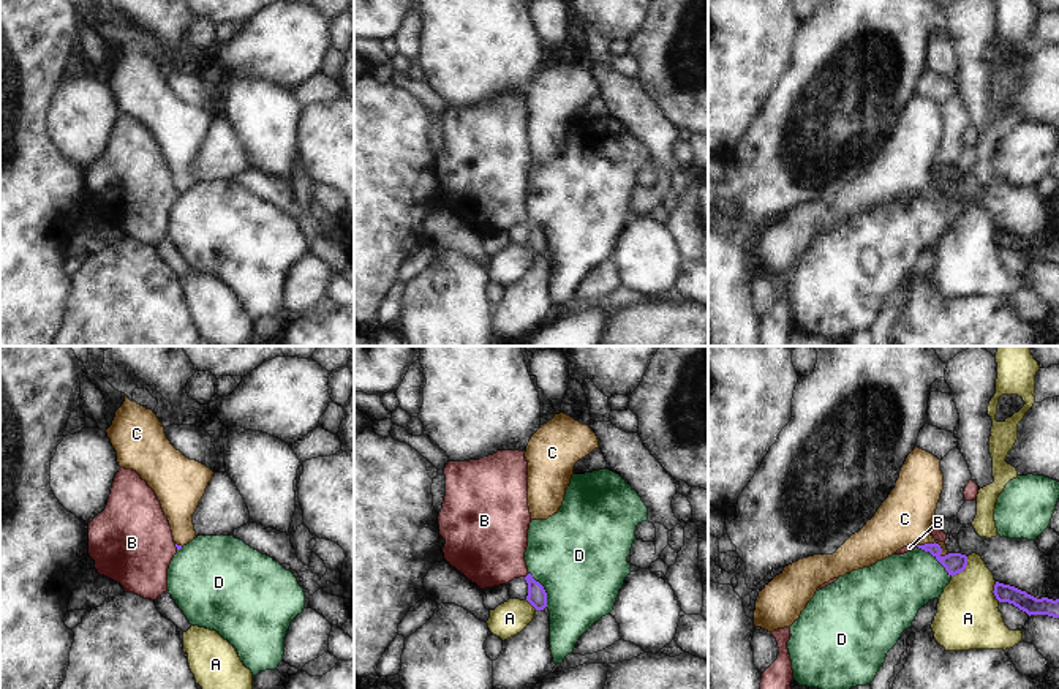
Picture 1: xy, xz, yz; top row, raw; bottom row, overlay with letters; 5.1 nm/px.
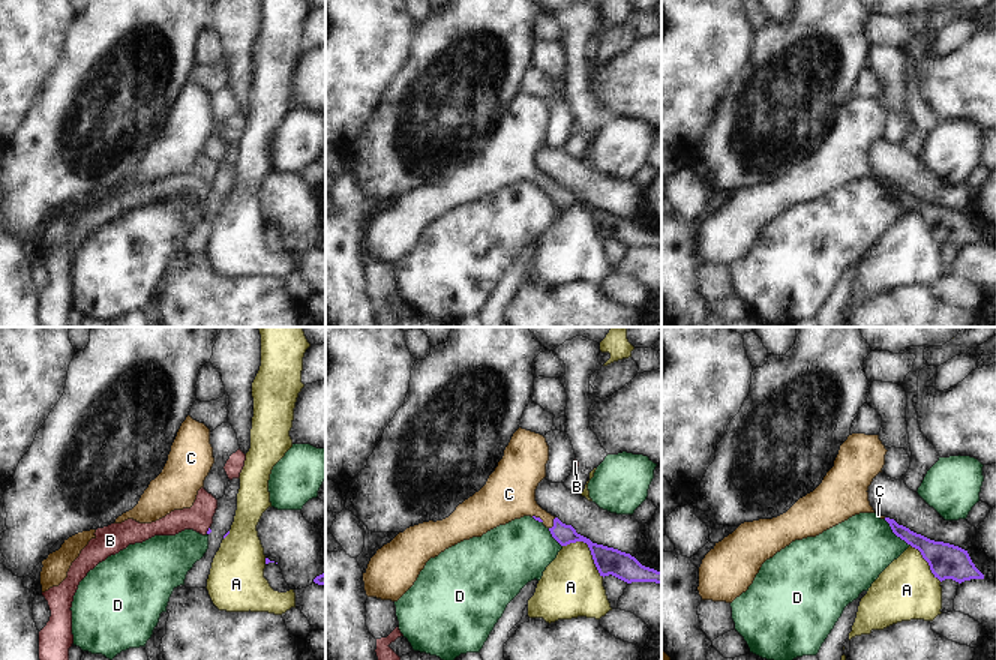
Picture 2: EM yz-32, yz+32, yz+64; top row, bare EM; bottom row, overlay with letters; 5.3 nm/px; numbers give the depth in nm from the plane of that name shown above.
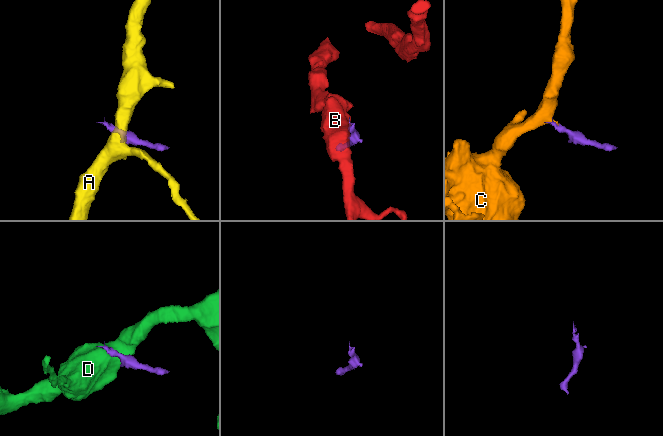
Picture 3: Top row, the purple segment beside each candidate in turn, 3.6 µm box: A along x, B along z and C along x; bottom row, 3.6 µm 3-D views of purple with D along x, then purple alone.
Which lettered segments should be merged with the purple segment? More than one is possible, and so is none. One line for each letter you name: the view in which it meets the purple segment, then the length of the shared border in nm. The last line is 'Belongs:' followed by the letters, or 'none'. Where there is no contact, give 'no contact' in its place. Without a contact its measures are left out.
C: contact in yz; length 180 nm
Belongs: C

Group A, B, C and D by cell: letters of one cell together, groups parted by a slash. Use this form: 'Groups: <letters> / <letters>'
Groups: A / B / C / D

